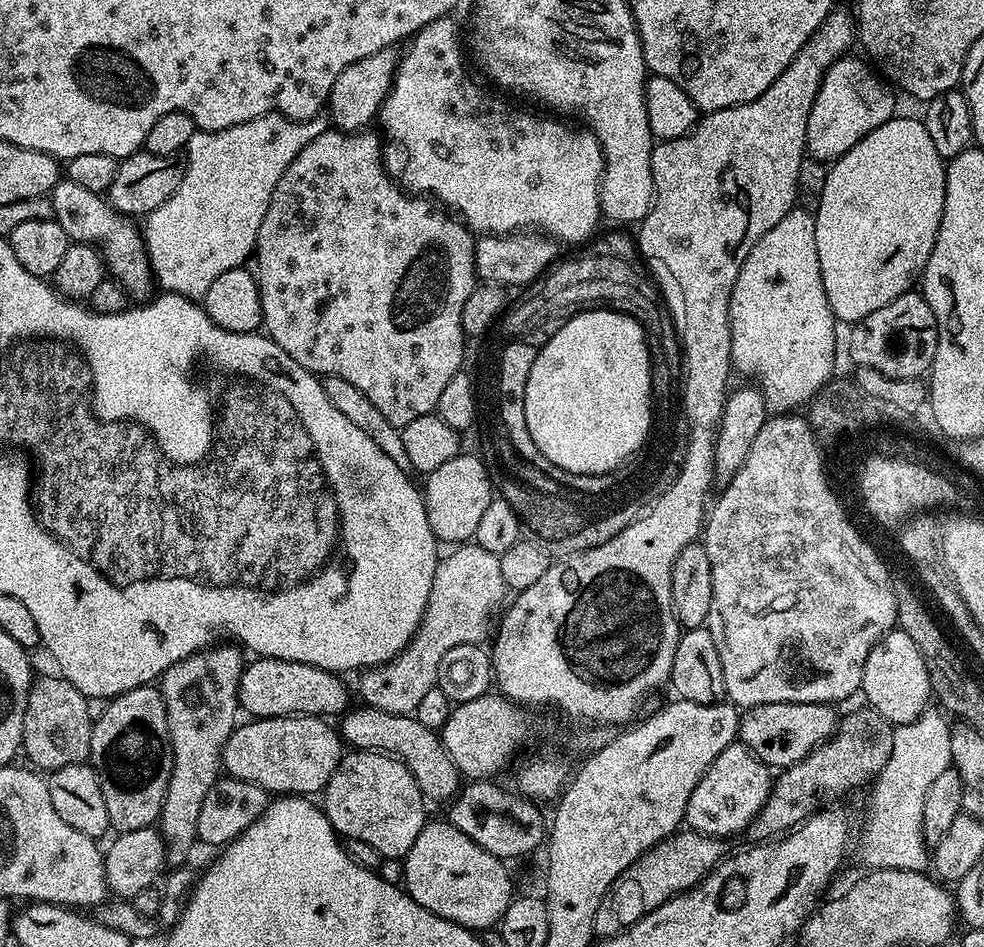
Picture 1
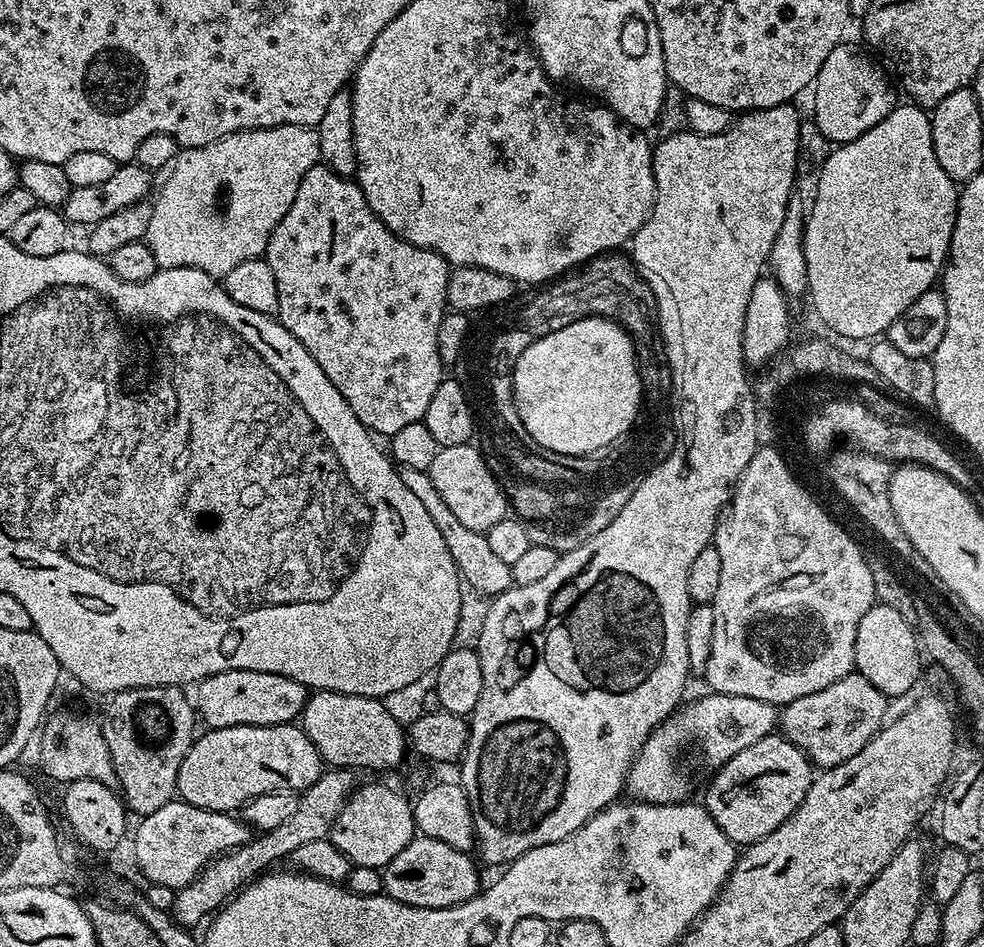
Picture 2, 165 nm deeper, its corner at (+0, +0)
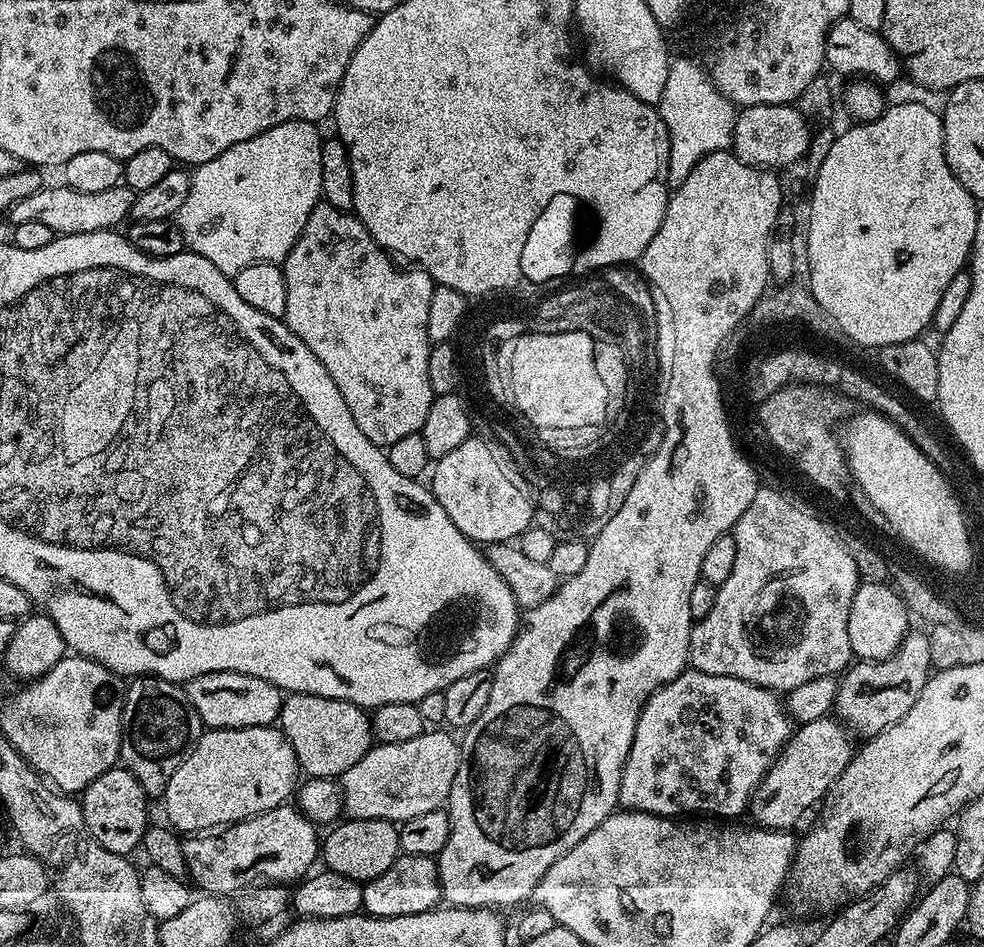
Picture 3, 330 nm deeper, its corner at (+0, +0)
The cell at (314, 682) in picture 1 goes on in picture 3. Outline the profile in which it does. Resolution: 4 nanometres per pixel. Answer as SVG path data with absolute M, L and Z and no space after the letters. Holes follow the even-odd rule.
M211 672L187 681L188 701L200 716L205 729L213 728L266 728L280 718L281 689L268 680L241 672Z

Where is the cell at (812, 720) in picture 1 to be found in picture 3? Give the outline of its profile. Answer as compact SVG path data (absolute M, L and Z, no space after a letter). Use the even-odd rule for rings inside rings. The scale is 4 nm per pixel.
M909 631L893 656L887 656L884 660L860 660L853 663L839 677L834 712L845 729L851 730L857 737L860 735L860 738L871 738L884 732L890 726L894 726L894 722L898 722L898 718L907 714L910 706L914 706L914 702L918 702L918 694L922 694L922 686L926 686L928 677L934 668L928 639L927 631Z

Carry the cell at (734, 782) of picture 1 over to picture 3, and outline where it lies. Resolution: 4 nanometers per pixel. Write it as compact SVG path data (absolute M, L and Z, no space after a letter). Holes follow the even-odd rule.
M831 715L818 718L818 722L799 725L754 790L750 805L750 816L756 819L753 821L769 830L795 829L804 811L812 807L815 809L823 801L834 782L838 782L842 770L846 770L851 762L854 755L851 739L853 737L839 719Z

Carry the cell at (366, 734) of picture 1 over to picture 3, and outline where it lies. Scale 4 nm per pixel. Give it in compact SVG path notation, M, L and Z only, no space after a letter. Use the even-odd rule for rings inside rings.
M305 692L285 695L278 727L294 750L299 771L308 778L338 778L374 746L369 713L338 698L322 698Z

